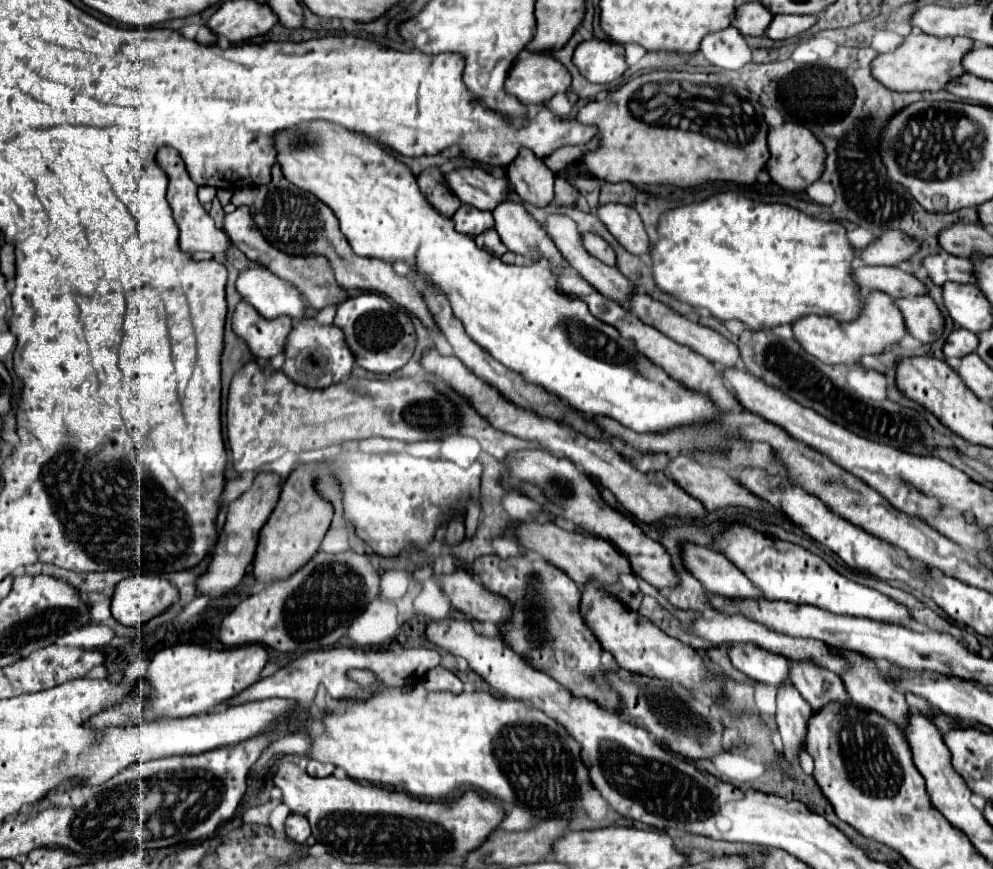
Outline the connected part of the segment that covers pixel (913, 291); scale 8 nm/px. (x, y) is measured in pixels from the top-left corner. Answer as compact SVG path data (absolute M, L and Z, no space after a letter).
M859 267L853 269L853 279L861 289L869 287L875 291L883 291L893 299L927 293L925 285L917 277L897 267Z

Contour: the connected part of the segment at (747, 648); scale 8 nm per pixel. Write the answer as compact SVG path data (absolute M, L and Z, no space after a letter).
M731 645L729 657L737 671L745 673L757 683L767 683L779 689L789 681L789 661L785 657L759 649L757 645Z

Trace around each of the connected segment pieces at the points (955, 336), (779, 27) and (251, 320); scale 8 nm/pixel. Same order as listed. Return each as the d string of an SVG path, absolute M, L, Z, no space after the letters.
M953 329L943 345L945 357L963 357L967 353L973 353L977 349L977 335L967 329Z
M775 15L765 35L769 39L789 39L807 31L815 21L815 15Z
M241 301L235 307L231 327L233 327L233 333L249 345L255 357L271 359L283 353L293 325L289 317L265 319L255 311L253 305Z

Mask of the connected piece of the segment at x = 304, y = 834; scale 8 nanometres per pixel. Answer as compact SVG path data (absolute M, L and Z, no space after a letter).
M289 815L287 817L287 823L285 823L285 831L287 831L287 837L299 845L303 845L309 835L311 835L311 829L309 829L309 821L303 817L303 815Z

